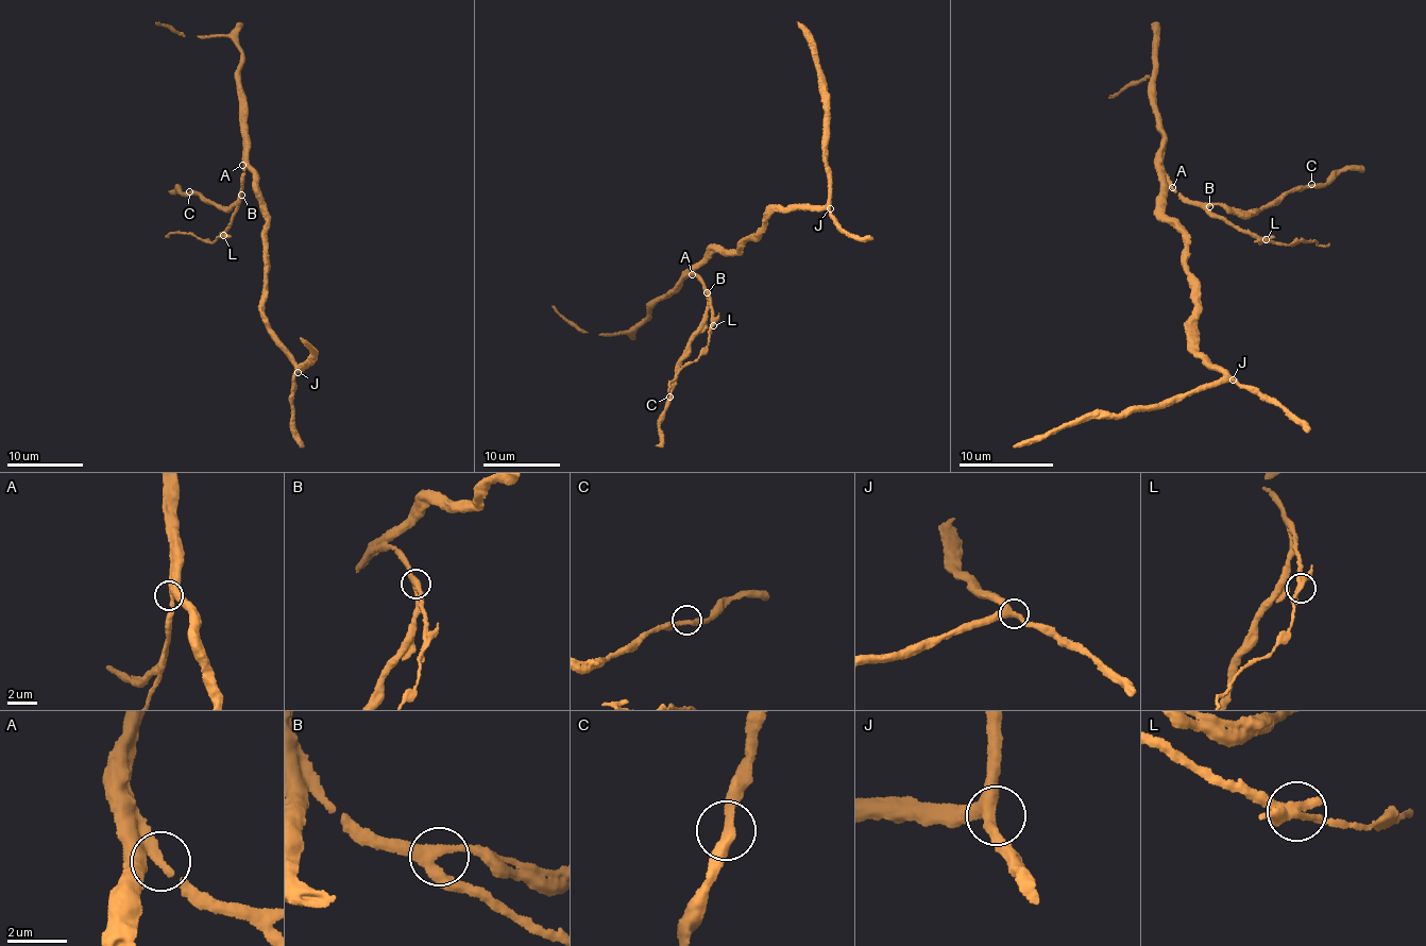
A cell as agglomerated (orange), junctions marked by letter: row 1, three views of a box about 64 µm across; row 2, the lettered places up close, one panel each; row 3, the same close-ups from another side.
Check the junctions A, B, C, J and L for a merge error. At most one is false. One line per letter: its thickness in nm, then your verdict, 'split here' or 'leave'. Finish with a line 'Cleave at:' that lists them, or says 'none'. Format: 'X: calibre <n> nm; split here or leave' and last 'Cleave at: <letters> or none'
A: calibre 320 nm; leave
B: calibre 320 nm; leave
C: calibre 320 nm; leave
J: calibre 400 nm; leave
L: calibre 320 nm; split here
Cleave at: L

